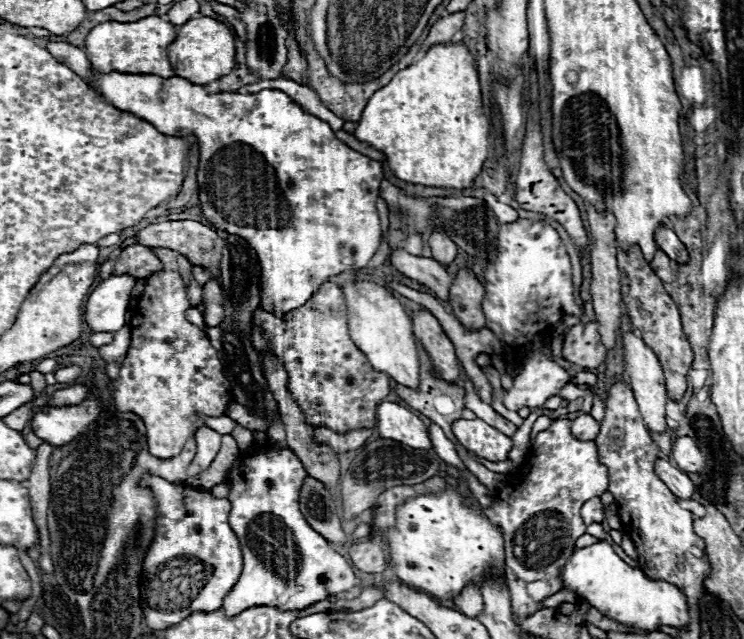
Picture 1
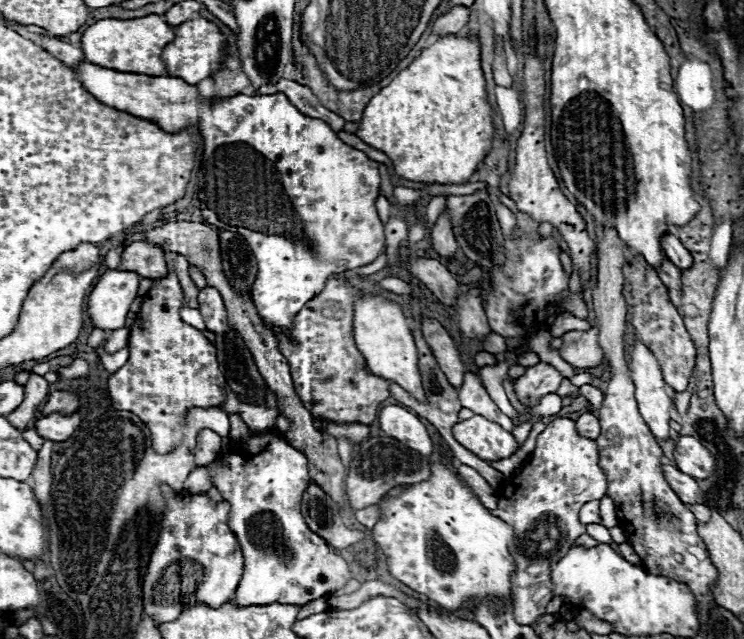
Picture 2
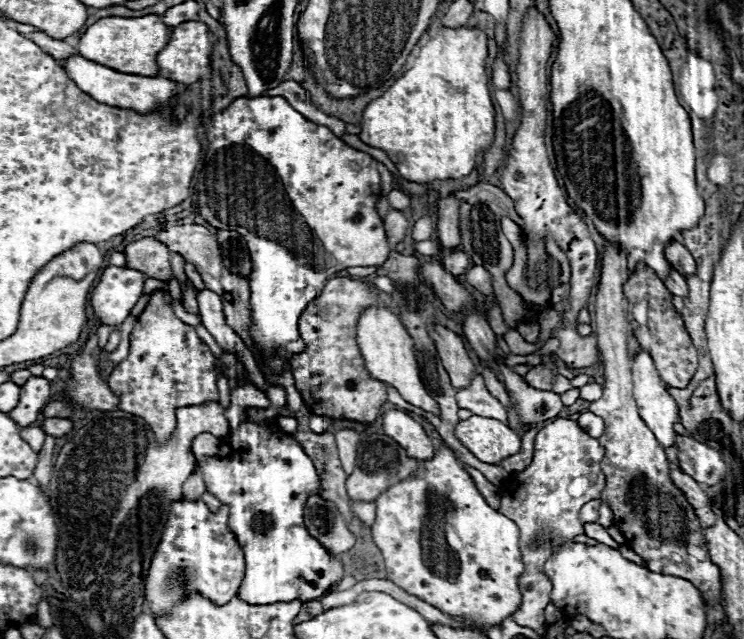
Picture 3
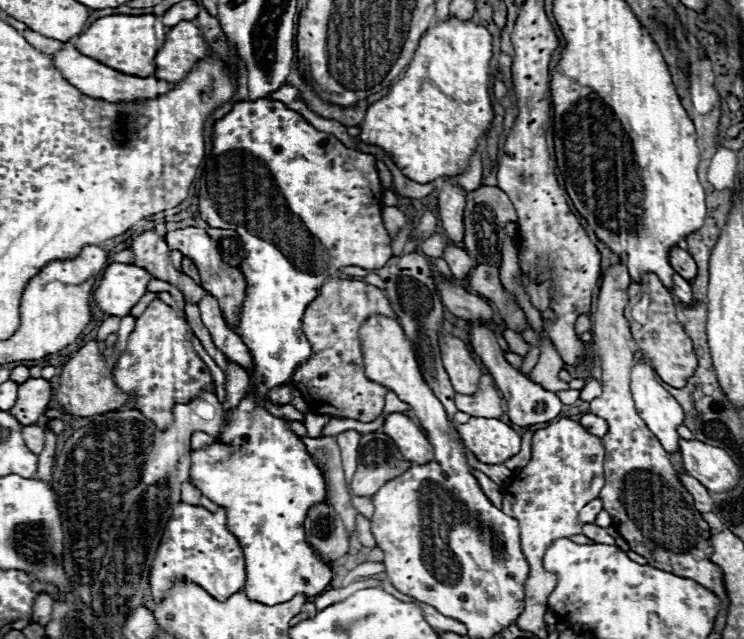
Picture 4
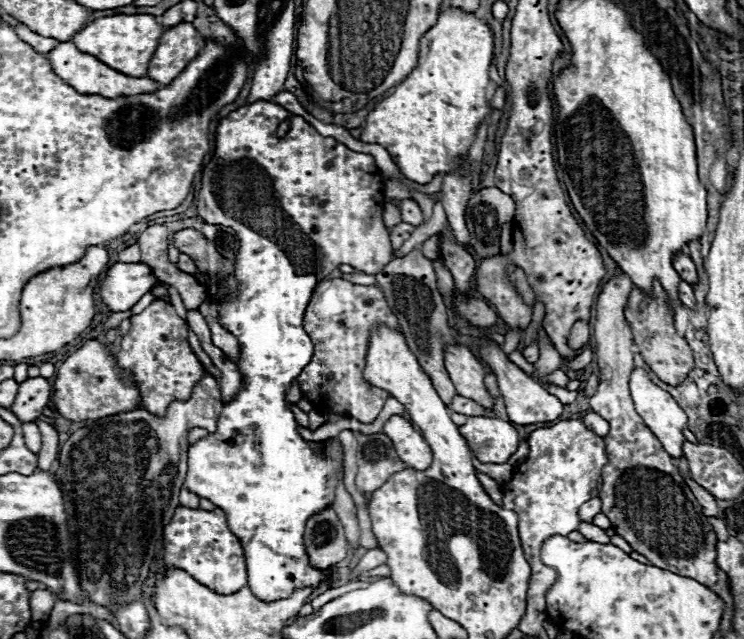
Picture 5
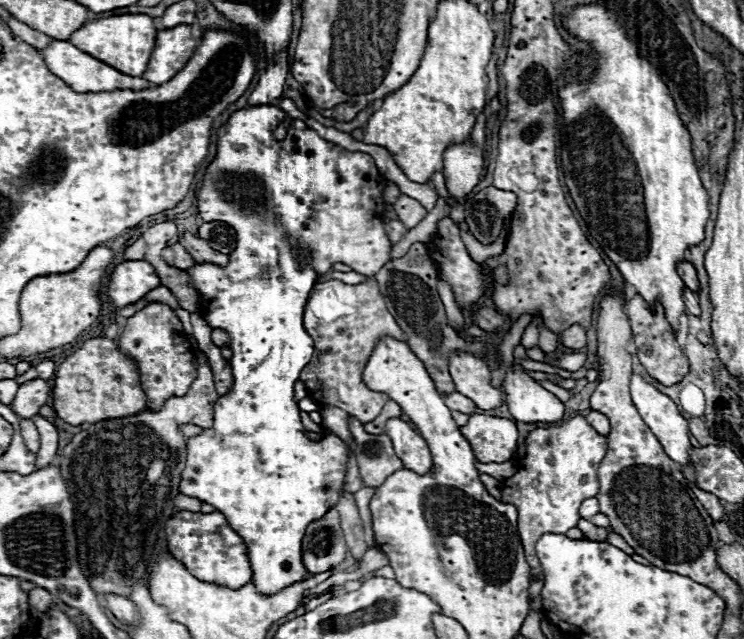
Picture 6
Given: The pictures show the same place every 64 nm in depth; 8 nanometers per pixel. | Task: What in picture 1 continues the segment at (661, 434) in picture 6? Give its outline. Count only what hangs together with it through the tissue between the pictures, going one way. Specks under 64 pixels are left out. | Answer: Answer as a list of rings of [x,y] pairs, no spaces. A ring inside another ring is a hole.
[[[622,332],[622,360],[624,360],[624,376],[634,392],[634,398],[640,406],[640,414],[642,414],[646,426],[652,432],[664,432],[666,430],[664,406],[668,402],[668,396],[666,396],[666,386],[664,386],[664,374],[662,374],[656,354],[634,332]]]

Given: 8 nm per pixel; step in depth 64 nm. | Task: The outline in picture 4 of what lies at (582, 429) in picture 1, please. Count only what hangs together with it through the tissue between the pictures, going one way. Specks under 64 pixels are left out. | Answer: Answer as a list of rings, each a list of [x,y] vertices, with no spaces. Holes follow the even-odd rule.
[[[590,412],[582,414],[580,424],[582,424],[582,426],[584,426],[584,428],[590,432],[590,434],[594,434],[594,436],[598,436],[598,438],[602,438],[602,436],[606,434],[606,430],[608,430],[606,422],[604,422],[602,418],[598,418],[596,414],[590,414]]]

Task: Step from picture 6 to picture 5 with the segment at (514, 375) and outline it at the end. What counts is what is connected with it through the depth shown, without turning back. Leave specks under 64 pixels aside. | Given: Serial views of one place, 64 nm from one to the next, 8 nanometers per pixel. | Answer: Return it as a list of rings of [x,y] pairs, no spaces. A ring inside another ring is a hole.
[[[486,338],[482,344],[480,344],[480,358],[490,366],[490,370],[496,374],[496,380],[498,380],[498,386],[500,386],[500,392],[504,396],[504,402],[506,402],[506,410],[508,410],[508,416],[510,416],[510,422],[514,424],[536,424],[536,422],[552,422],[556,420],[560,414],[562,414],[562,402],[552,396],[540,382],[536,382],[532,376],[528,376],[524,370],[520,370],[518,366],[514,366],[506,354],[500,350],[500,346]]]

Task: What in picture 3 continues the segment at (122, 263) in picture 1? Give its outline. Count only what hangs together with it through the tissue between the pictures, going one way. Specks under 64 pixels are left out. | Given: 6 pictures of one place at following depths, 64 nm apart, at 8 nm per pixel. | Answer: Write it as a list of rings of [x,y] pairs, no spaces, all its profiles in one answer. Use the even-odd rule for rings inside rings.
[[[142,238],[126,246],[126,268],[140,270],[146,278],[156,280],[170,280],[174,278],[170,260],[168,260],[168,248],[154,240],[154,238]]]

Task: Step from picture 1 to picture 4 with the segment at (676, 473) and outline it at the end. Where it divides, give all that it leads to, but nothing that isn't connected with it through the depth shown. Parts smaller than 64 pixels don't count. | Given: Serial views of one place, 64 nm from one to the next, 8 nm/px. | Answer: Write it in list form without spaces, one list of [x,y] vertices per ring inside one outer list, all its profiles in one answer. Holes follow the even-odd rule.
[[[678,472],[678,480],[680,480],[680,484],[692,494],[694,504],[696,504],[696,508],[698,508],[700,512],[712,512],[712,510],[714,510],[714,502],[712,502],[712,498],[710,498],[708,490],[706,490],[696,478],[692,478],[692,476],[684,474],[684,472]]]

